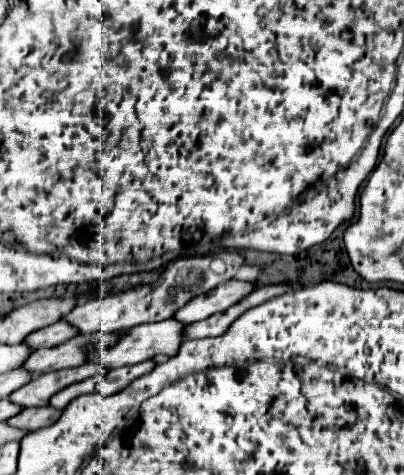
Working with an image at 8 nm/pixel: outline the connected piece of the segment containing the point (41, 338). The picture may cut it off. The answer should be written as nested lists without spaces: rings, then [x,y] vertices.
[[[59,320],[55,324],[51,324],[49,328],[41,328],[35,330],[27,336],[27,344],[37,350],[37,348],[51,348],[51,346],[59,346],[67,340],[71,340],[77,334],[77,328],[67,324],[67,320]]]

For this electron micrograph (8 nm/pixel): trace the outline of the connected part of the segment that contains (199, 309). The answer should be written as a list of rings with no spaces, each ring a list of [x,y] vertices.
[[[229,280],[225,284],[219,284],[211,292],[205,292],[203,296],[197,296],[195,300],[187,302],[187,306],[183,306],[179,314],[175,314],[175,320],[191,324],[209,318],[239,302],[243,296],[253,292],[255,286],[257,286],[255,282],[243,282],[243,280]]]

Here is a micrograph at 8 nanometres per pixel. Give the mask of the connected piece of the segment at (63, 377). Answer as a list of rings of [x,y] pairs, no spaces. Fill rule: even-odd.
[[[85,362],[77,368],[67,368],[67,370],[57,370],[57,372],[47,372],[47,374],[39,374],[35,376],[29,384],[25,384],[23,388],[15,390],[9,398],[15,404],[23,404],[25,408],[31,406],[47,406],[49,398],[53,394],[57,394],[59,390],[75,384],[75,382],[83,382],[95,374],[105,374],[107,368],[97,364],[97,362]]]

